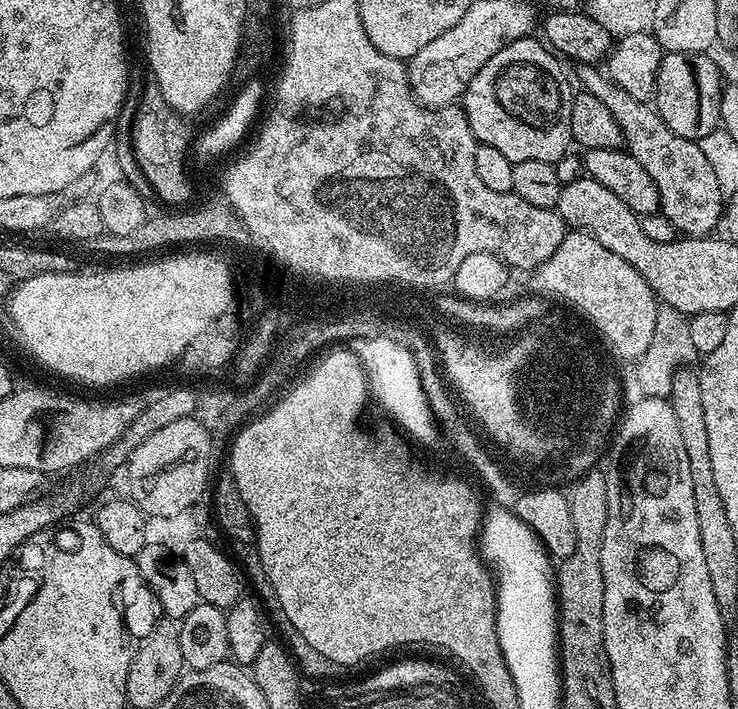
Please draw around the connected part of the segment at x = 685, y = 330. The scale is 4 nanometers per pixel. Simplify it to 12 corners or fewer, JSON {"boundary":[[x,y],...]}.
{"boundary":[[656,310],[646,352],[621,381],[625,403],[671,395],[677,368],[697,357],[687,317]]}

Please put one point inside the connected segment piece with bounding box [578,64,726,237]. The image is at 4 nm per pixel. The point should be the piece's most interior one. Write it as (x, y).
(690, 198)

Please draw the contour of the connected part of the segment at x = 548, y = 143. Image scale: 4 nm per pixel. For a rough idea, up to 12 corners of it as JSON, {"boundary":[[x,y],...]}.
{"boundary":[[536,38],[515,40],[462,97],[477,141],[555,164],[574,95]]}

